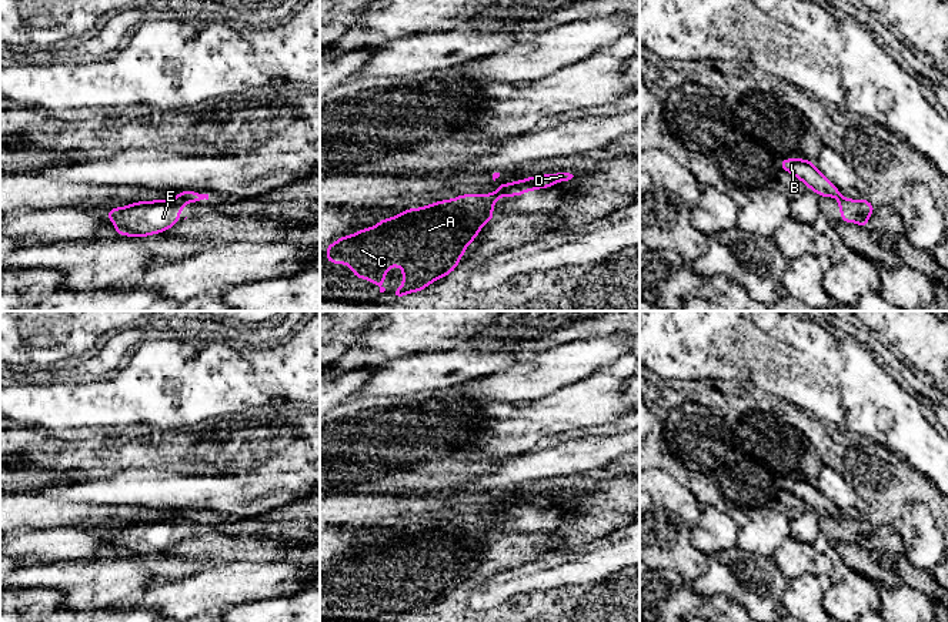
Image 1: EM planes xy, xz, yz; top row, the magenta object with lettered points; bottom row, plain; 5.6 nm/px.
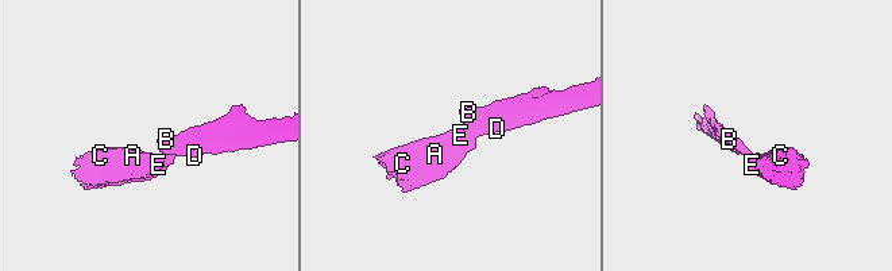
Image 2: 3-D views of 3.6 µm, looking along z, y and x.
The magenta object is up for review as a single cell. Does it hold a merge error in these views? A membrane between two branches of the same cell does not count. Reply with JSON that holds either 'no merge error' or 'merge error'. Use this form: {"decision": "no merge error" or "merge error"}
{"decision": "merge error"}

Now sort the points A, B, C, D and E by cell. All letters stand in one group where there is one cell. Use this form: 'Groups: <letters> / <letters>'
Groups: A C E / B D

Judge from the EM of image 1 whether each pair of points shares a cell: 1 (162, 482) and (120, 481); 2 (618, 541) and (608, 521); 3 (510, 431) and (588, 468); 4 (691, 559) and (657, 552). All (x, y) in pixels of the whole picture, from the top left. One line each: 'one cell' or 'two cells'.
1: one cell
2: two cells
3: two cells
4: one cell

